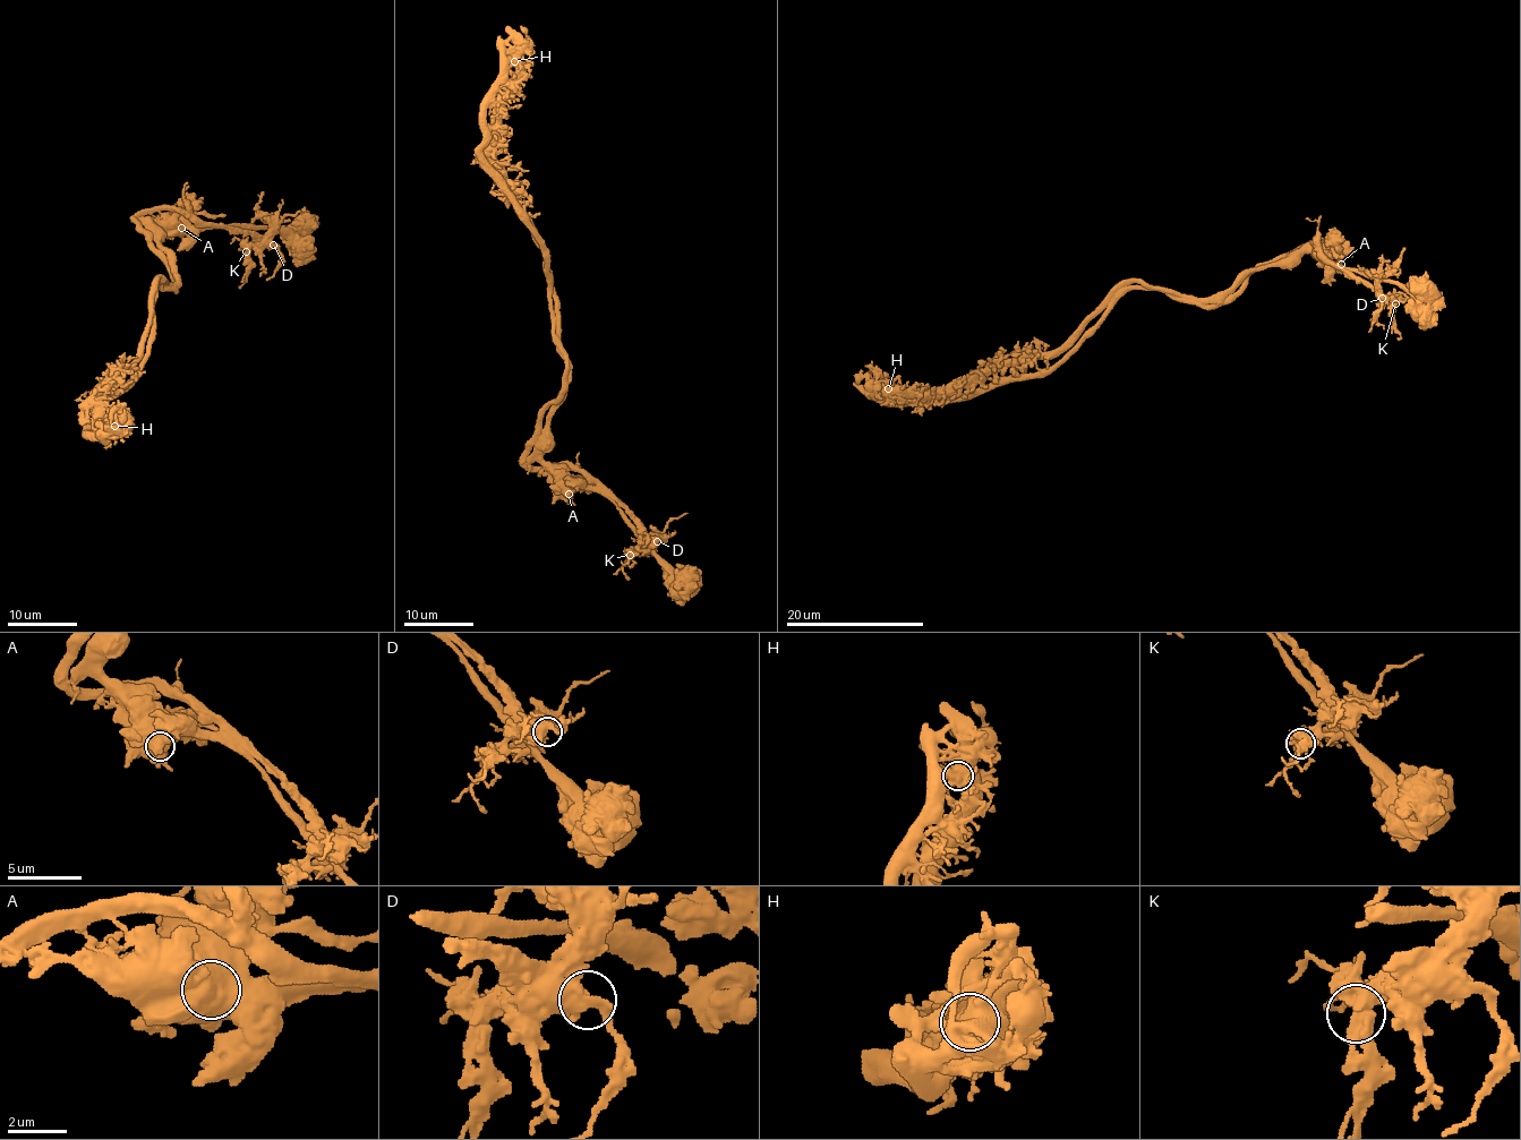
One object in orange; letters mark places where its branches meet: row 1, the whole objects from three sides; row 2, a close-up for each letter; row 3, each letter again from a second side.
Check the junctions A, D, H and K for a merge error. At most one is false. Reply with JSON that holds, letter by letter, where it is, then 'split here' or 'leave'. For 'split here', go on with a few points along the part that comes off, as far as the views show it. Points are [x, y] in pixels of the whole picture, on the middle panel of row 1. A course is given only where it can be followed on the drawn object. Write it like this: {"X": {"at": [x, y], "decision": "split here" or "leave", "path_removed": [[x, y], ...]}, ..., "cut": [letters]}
{"A": {"at": [569, 494], "decision": "leave"}, "D": {"at": [657, 541], "decision": "leave"}, "H": {"at": [514, 61], "decision": "split here", "path_removed": [[514, 61], [481, 156], [545, 256], [565, 360], [526, 464], [611, 493], [640, 541], [621, 562]]}, "K": {"at": [630, 555], "decision": "leave"}, "cut": ["H"]}

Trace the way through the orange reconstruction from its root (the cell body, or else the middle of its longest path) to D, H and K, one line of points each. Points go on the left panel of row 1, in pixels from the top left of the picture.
D: (165, 283), (176, 281), (177, 268), (160, 242), (161, 233), (154, 223), (223, 223), (251, 231), (273, 245)
H: (165, 283), (156, 284), (143, 350), (117, 378), (100, 385), (104, 393), (102, 417), (105, 425), (114, 426)
K: (165, 283), (176, 281), (177, 268), (160, 242), (154, 223), (223, 223), (254, 237), (256, 242), (246, 251)

